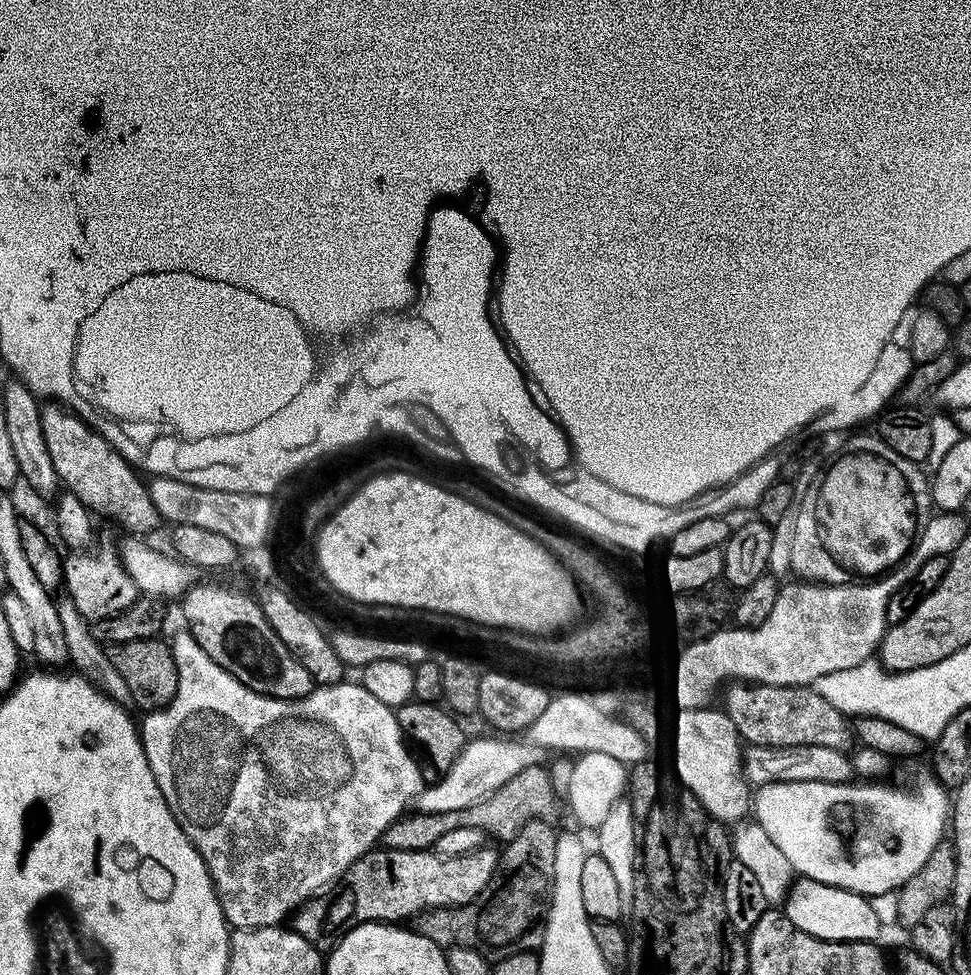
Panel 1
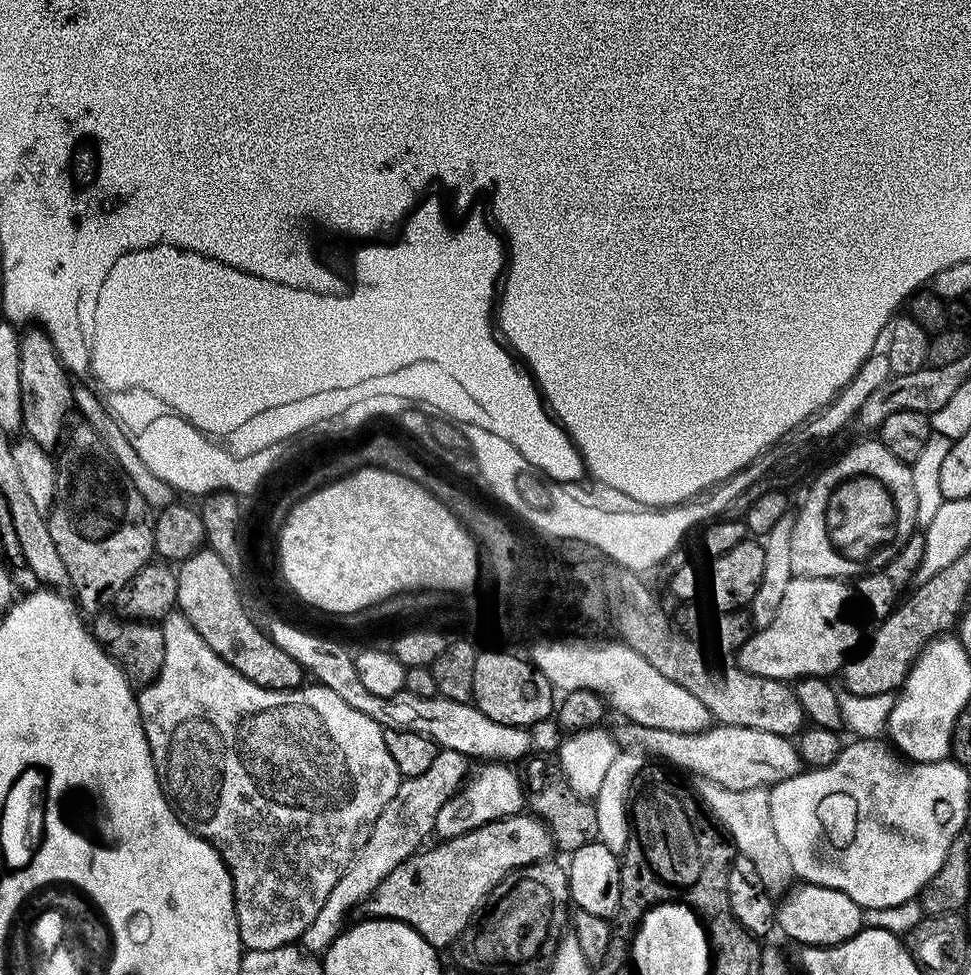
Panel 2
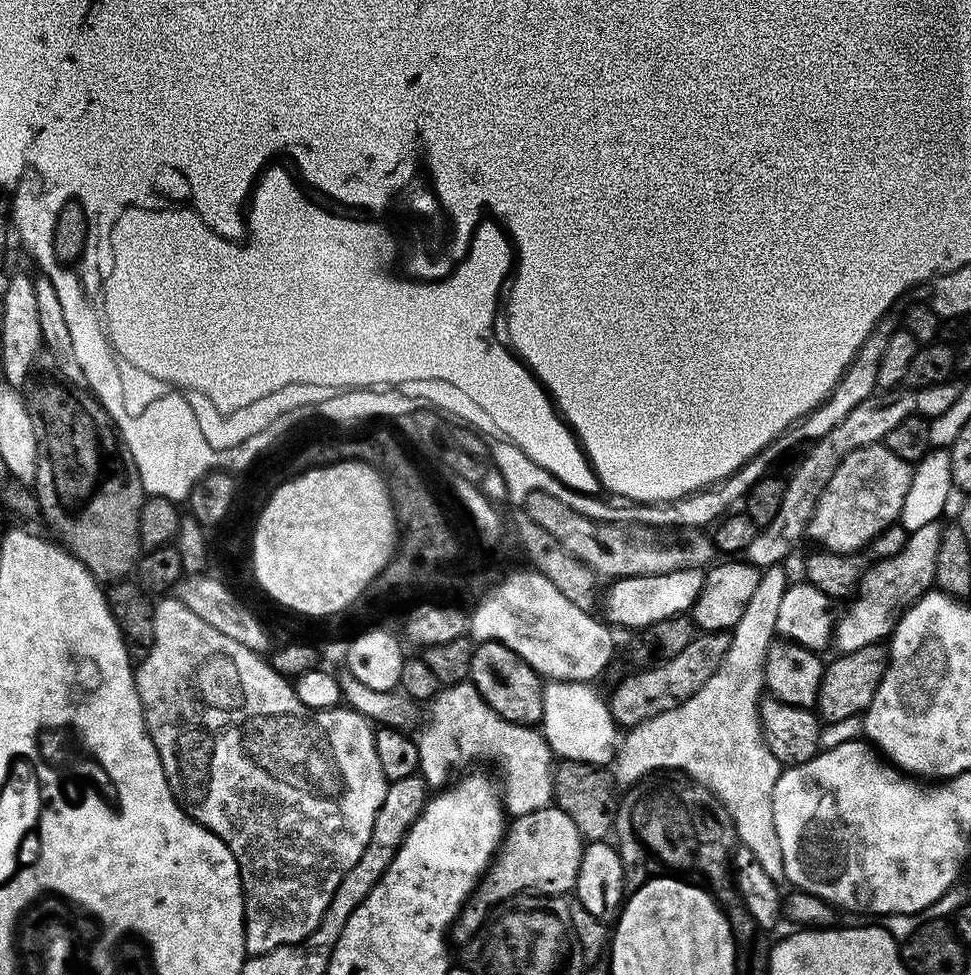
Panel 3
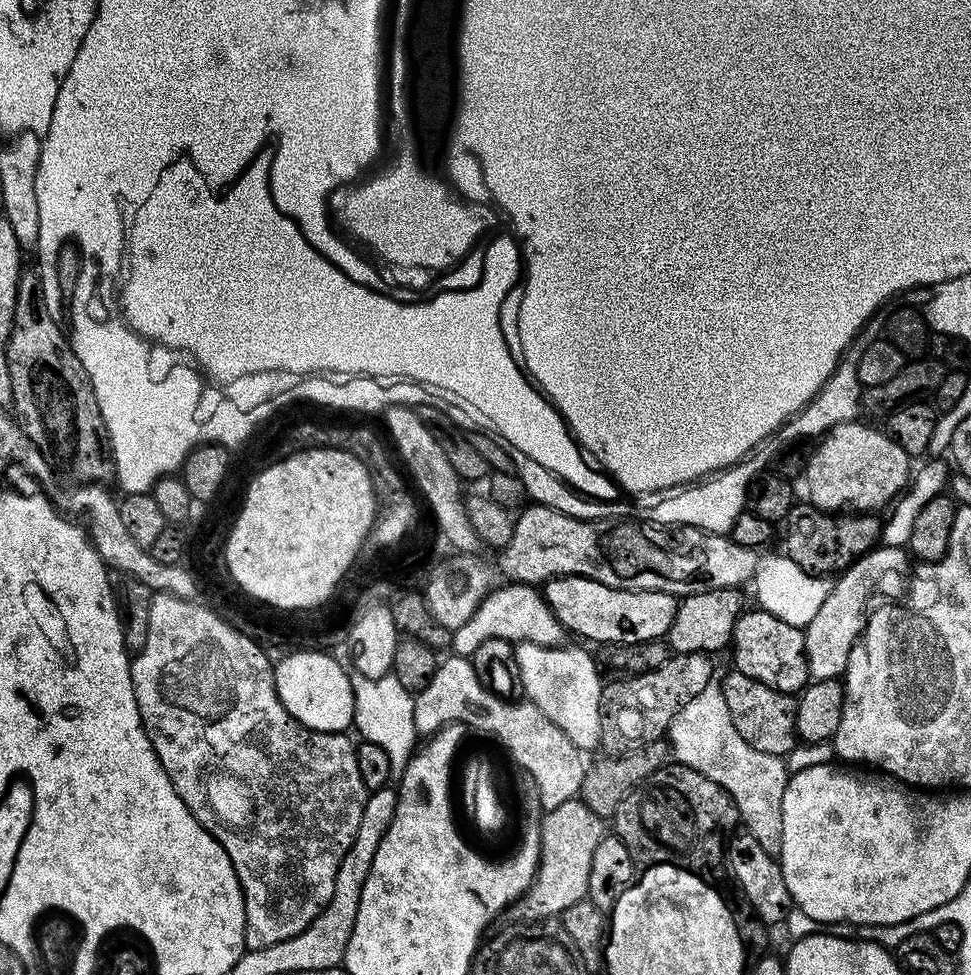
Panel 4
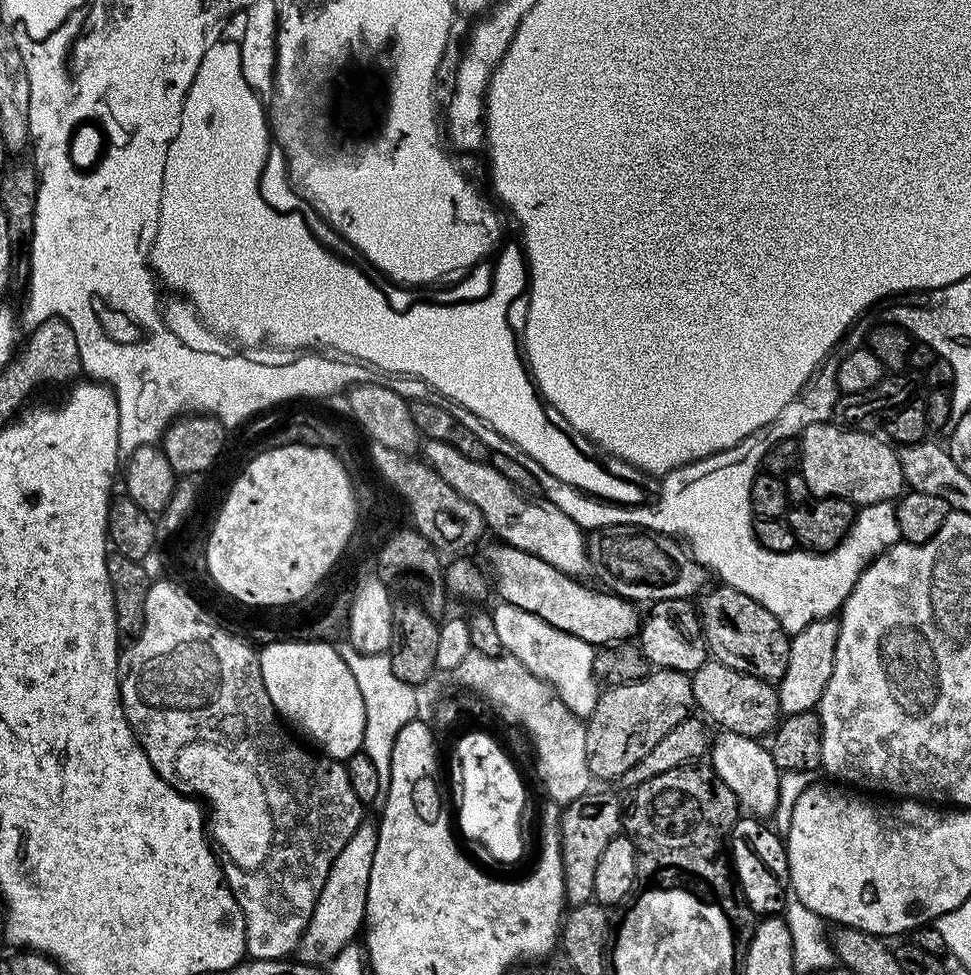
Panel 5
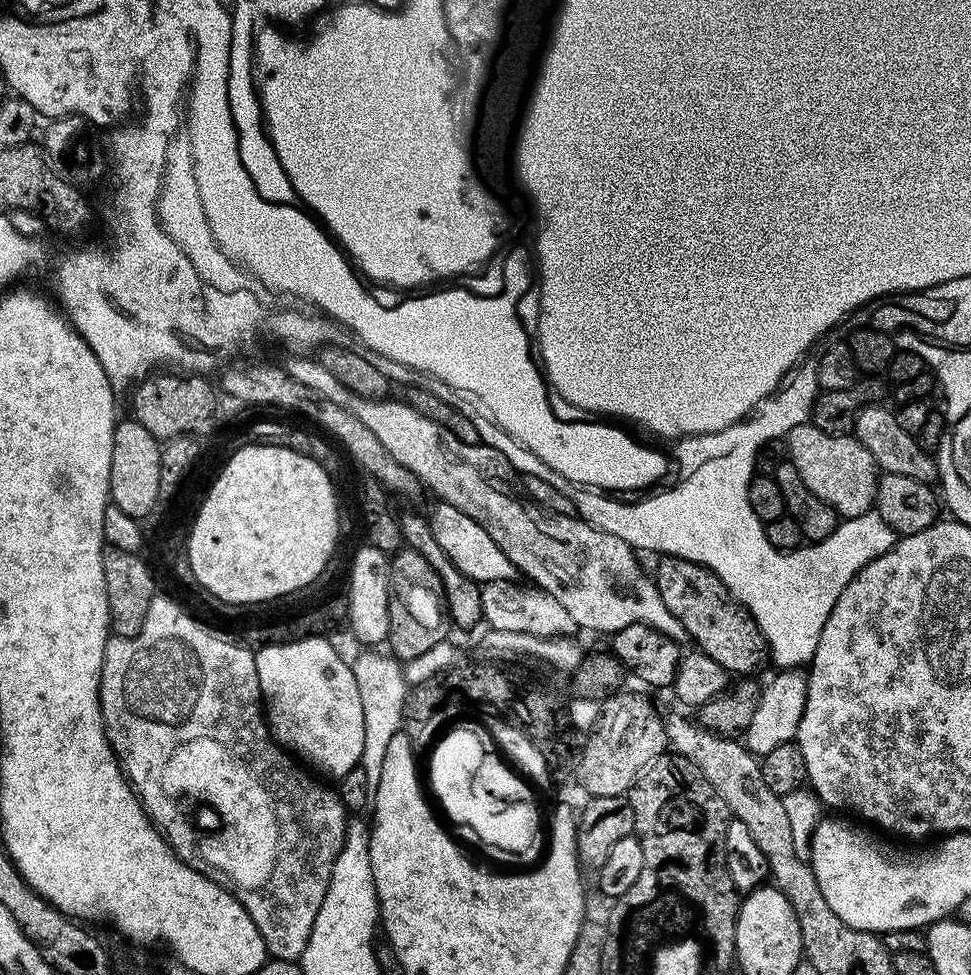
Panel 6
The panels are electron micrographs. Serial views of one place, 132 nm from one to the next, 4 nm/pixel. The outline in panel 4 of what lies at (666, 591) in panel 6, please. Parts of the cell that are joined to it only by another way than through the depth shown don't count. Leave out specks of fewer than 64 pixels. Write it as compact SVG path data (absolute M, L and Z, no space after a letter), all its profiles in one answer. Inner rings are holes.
M755 611L741 612L734 626L730 653L736 663L733 664L735 671L762 682L762 686L770 686L770 690L789 694L803 692L810 683L804 629L790 626L790 622L782 622L782 618L769 612Z

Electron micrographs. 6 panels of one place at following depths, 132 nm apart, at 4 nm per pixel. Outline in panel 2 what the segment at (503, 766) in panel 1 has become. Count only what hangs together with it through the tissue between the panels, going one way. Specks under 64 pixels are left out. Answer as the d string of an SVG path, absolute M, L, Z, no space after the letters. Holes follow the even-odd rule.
M439 749L433 765L416 778L405 777L395 791L394 798L386 804L378 819L374 822L366 842L354 854L346 870L335 883L322 909L314 922L310 924L300 939L301 947L310 954L327 951L329 945L339 936L348 910L359 907L366 897L378 886L379 882L390 874L394 867L410 857L425 843L424 838L435 831L438 810L452 795L459 791L467 777L467 757L458 751Z

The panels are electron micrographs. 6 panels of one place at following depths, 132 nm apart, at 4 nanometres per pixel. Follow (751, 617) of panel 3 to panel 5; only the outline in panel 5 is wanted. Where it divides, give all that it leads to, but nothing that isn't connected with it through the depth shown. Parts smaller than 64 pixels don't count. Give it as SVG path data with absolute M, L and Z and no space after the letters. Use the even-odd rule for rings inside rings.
M721 731L720 737L713 739L710 744L712 756L711 771L715 773L736 796L741 809L757 818L768 818L773 815L778 806L778 786L780 769L777 768L771 751L764 748L759 739L751 736L739 736L733 732Z

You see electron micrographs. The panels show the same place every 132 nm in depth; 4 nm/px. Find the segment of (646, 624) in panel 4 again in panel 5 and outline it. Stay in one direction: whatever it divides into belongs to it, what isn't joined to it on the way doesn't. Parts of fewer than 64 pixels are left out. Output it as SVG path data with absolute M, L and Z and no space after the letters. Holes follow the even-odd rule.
M492 542L484 552L482 564L494 585L495 595L497 592L503 603L518 606L518 610L526 610L542 618L542 622L550 622L550 626L574 638L582 638L582 642L603 646L627 641L639 633L642 616L636 613L637 605L633 601L607 590L595 592L534 554L503 542Z

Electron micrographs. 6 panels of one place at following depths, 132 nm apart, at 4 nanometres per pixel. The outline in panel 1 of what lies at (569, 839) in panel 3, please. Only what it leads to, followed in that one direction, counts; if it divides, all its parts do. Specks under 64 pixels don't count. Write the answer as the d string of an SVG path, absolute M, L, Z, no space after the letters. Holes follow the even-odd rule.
M491 846L475 848L461 856L438 856L432 850L411 852L377 847L362 854L358 862L346 869L335 891L300 905L290 917L291 931L306 938L310 946L331 950L351 928L360 924L408 922L433 908L461 908L482 894L494 874L497 859L497 849Z

